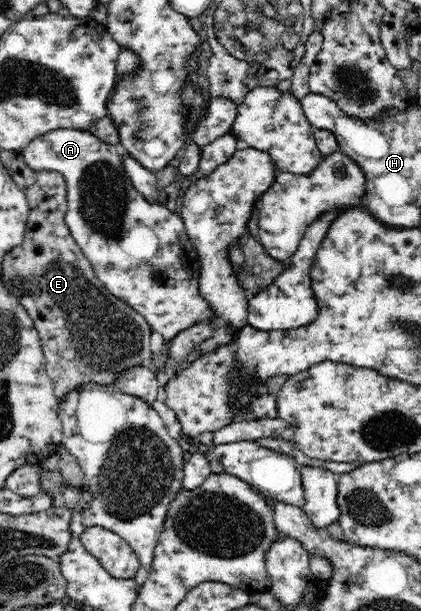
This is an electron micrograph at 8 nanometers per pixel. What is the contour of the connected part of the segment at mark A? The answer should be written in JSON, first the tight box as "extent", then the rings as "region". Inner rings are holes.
{"extent":[21,129,215,341],"region":[[[55,129],[36,137],[21,152],[31,169],[53,170],[63,175],[68,189],[65,225],[90,261],[99,281],[115,297],[140,313],[152,331],[157,331],[169,341],[187,328],[197,323],[208,323],[214,318],[215,311],[201,297],[198,288],[200,261],[193,242],[185,233],[184,221],[179,214],[161,203],[149,201],[135,189],[123,167],[120,146],[101,141],[88,130]]]}

